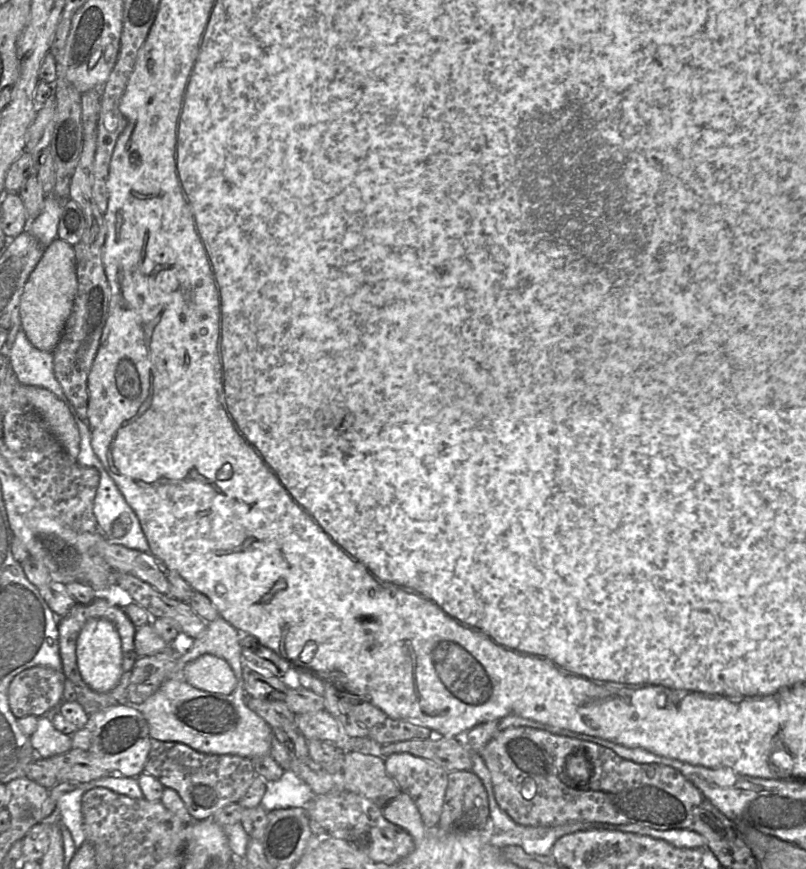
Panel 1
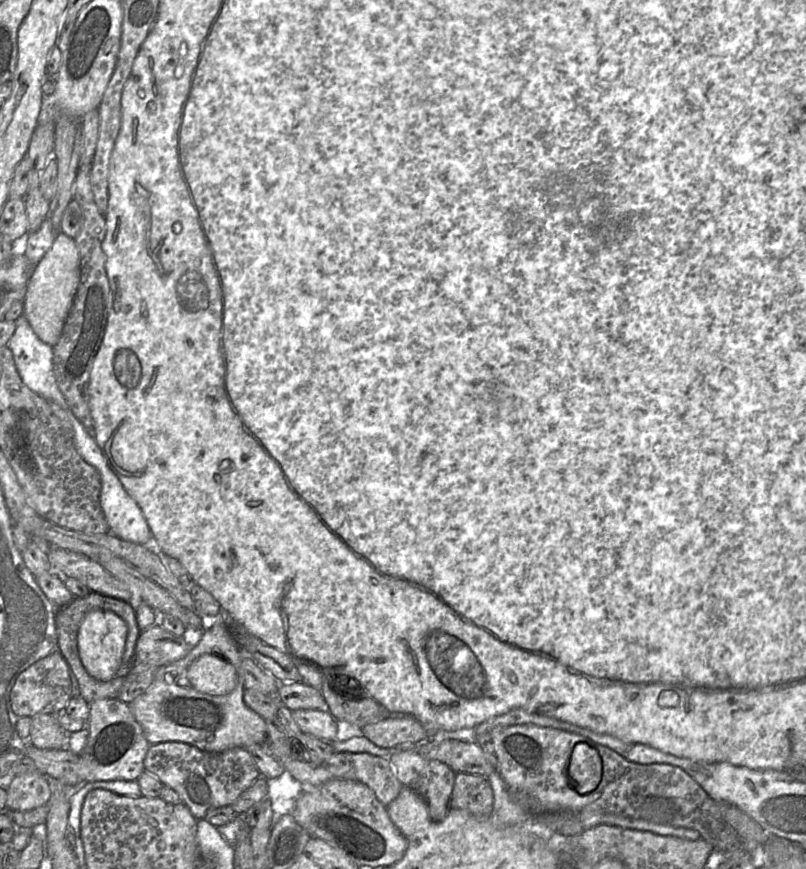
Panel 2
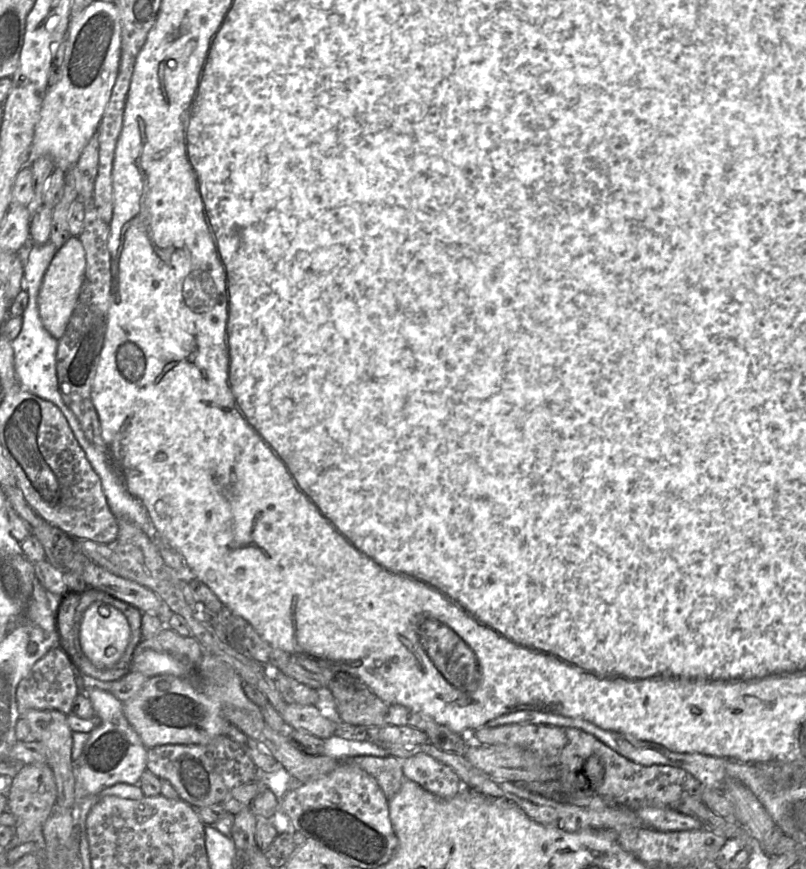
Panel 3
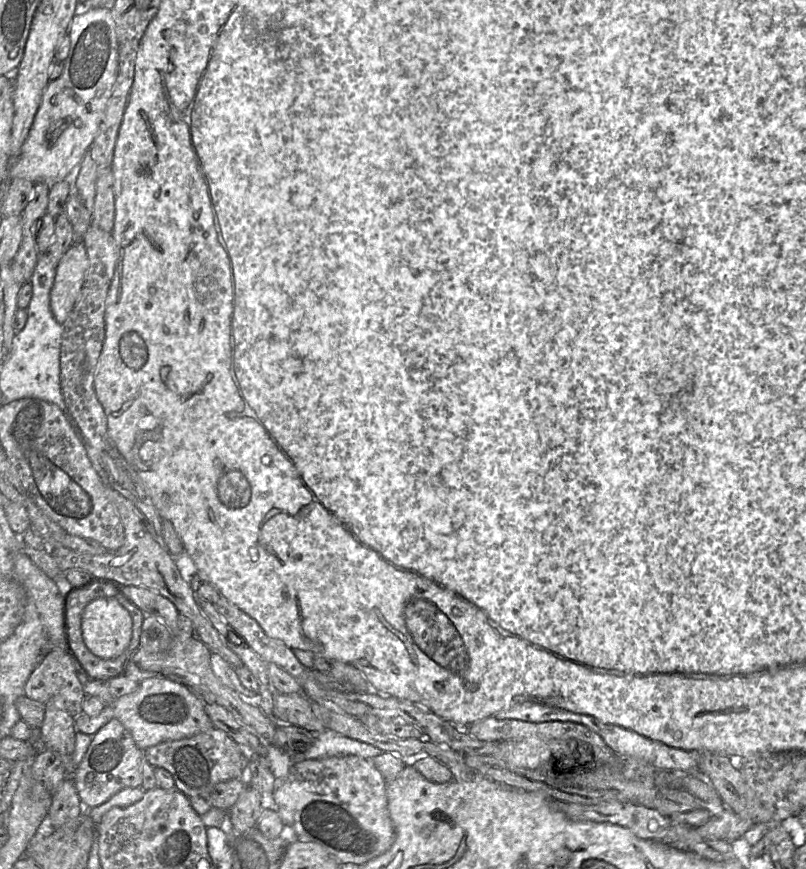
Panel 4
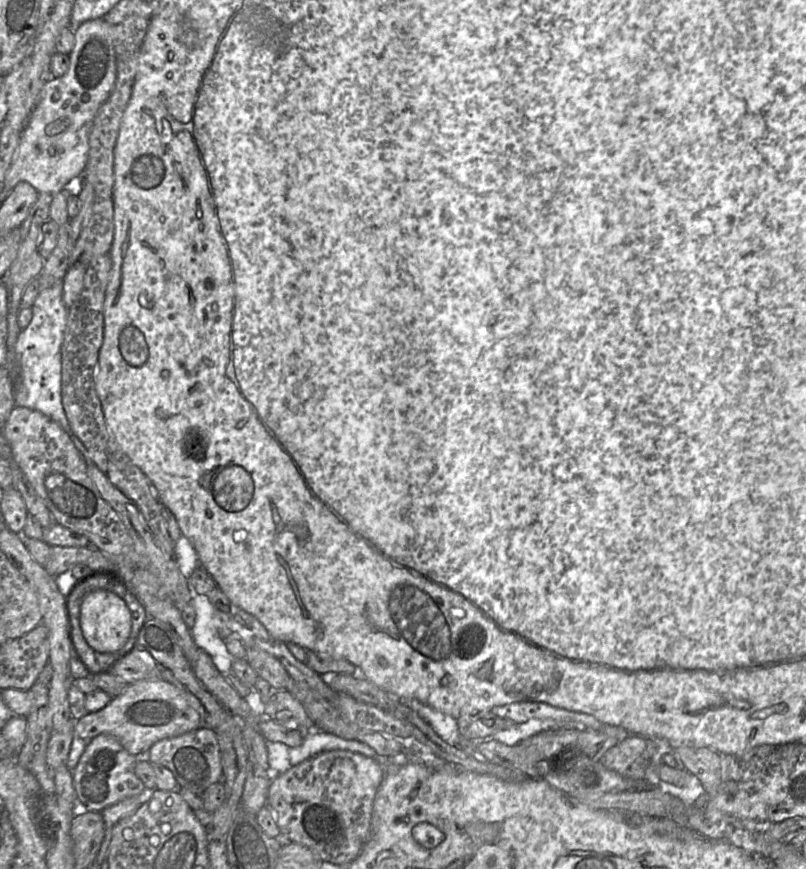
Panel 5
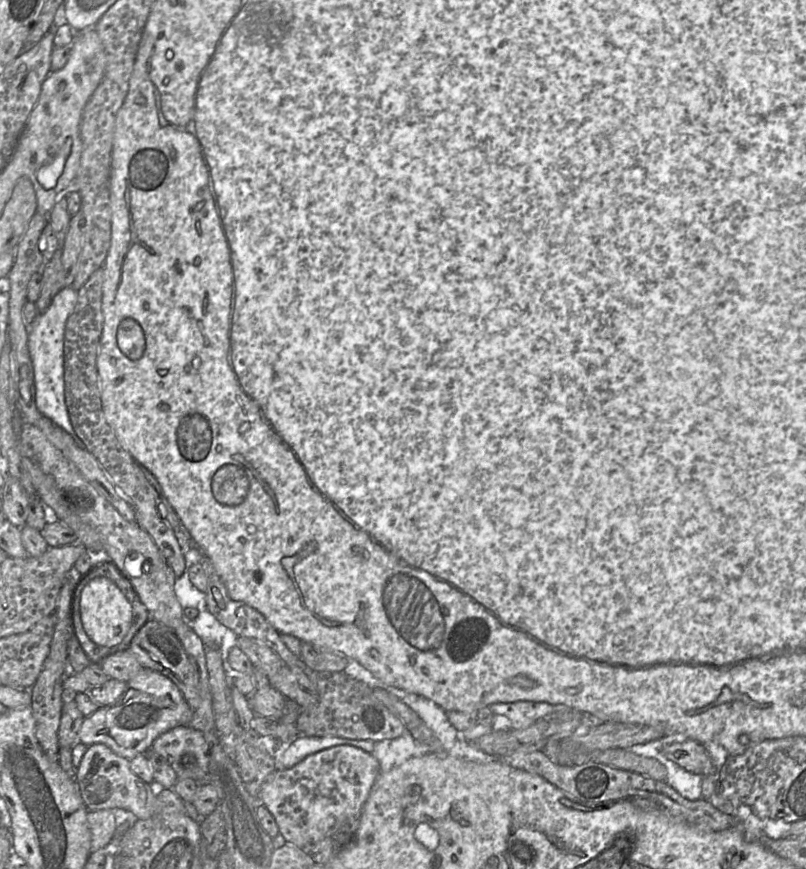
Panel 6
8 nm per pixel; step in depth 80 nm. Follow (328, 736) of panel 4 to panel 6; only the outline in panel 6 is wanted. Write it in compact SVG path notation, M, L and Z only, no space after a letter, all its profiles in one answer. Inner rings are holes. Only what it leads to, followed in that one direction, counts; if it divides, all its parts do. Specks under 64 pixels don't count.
M298 735L281 755L281 764L283 769L289 769L309 755L338 745L354 746L371 754L374 750L374 744L375 742L372 740L354 740L342 737L308 737Z

